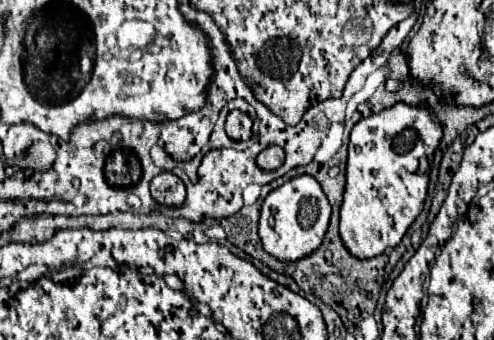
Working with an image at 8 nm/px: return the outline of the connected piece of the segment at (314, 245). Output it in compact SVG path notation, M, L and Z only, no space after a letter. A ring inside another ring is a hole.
M297 175L285 181L281 187L267 193L261 203L261 217L259 217L259 237L263 241L263 249L281 261L297 261L311 251L319 249L323 235L327 231L331 217L331 205L311 175ZM299 209L301 209L301 223L299 223Z

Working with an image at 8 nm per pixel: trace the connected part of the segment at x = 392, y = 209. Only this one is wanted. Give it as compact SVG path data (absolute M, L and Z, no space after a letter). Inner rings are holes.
M395 103L357 121L351 131L347 185L341 205L341 239L351 255L369 259L381 255L387 247L399 245L409 225L421 213L429 173L419 171L419 159L433 159L443 139L443 125L429 107Z

